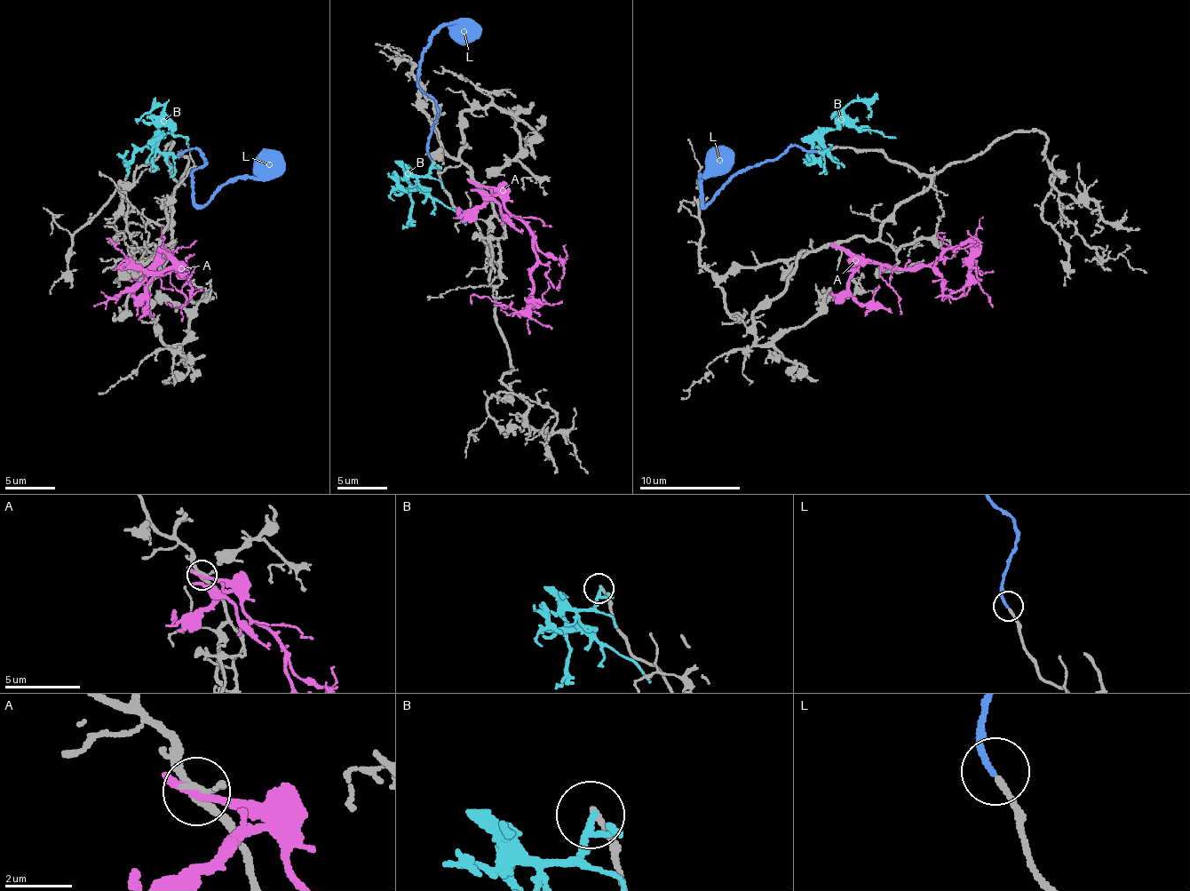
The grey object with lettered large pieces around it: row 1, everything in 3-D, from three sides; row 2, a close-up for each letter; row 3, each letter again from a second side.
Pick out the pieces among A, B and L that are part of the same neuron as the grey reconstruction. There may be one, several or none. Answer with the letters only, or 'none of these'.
L

